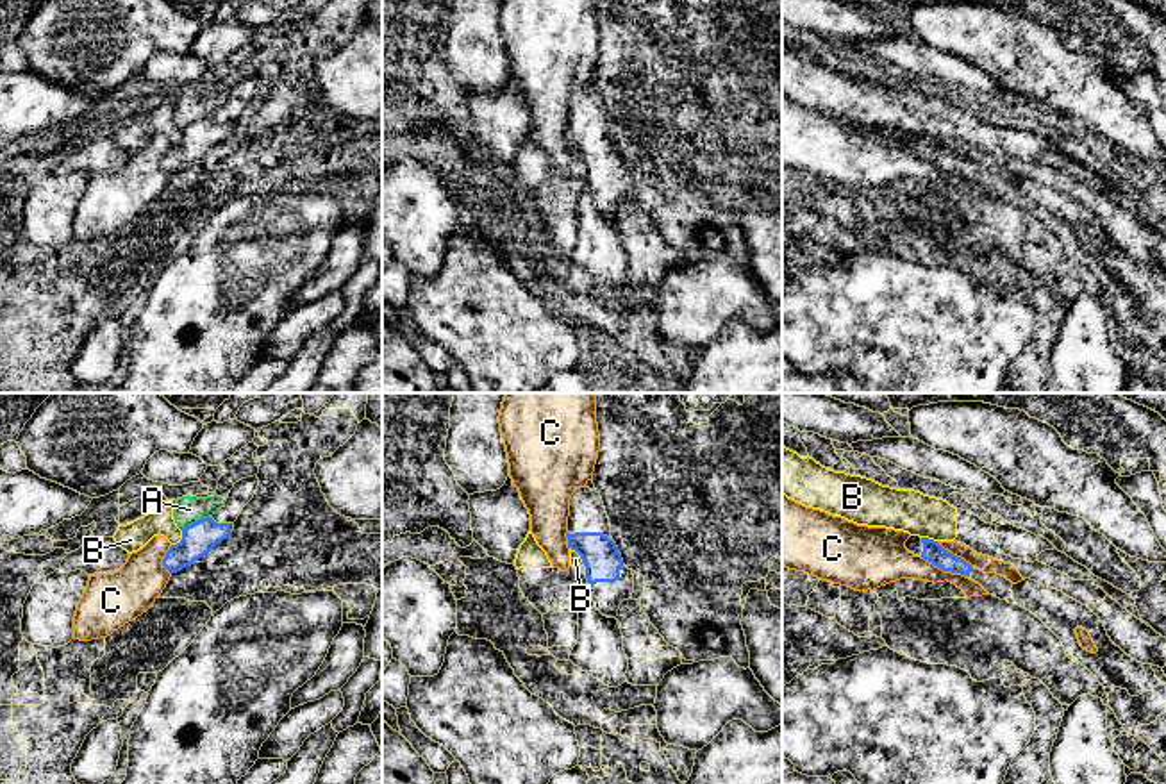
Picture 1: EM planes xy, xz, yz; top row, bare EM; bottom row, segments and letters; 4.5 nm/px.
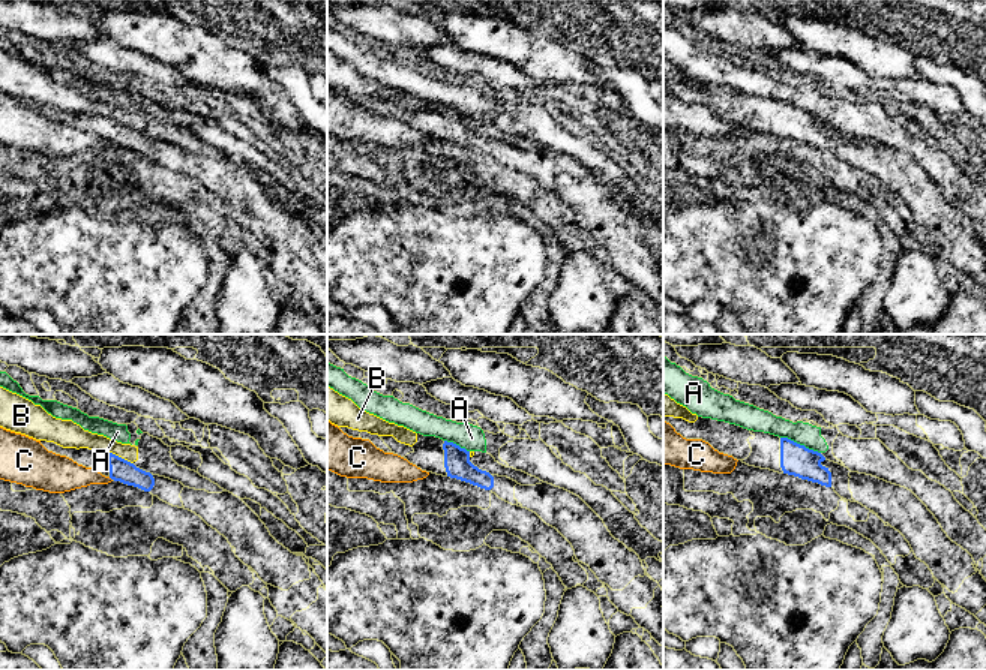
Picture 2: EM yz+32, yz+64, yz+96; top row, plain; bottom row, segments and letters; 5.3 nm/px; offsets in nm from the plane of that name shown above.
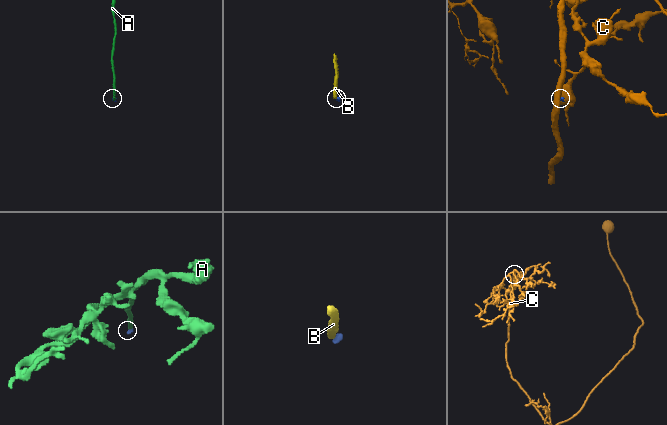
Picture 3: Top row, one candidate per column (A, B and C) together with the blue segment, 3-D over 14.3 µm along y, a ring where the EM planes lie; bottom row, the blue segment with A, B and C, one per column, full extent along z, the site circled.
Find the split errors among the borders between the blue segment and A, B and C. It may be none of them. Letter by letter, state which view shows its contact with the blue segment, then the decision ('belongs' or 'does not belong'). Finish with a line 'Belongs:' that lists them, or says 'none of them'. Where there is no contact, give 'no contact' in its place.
A: xy | does not belong
B: xy | does not belong
C: yz | does not belong
Belongs: none of them

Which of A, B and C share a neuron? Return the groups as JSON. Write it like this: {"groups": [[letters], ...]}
{"groups": [["A"], ["B"], ["C"]]}

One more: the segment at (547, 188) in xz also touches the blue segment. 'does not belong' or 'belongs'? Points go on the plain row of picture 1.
does not belong

